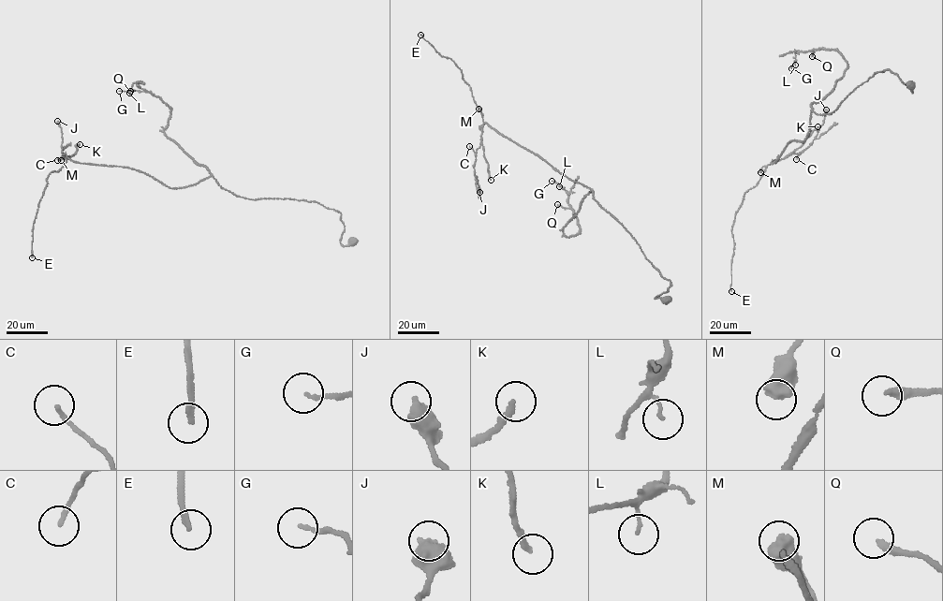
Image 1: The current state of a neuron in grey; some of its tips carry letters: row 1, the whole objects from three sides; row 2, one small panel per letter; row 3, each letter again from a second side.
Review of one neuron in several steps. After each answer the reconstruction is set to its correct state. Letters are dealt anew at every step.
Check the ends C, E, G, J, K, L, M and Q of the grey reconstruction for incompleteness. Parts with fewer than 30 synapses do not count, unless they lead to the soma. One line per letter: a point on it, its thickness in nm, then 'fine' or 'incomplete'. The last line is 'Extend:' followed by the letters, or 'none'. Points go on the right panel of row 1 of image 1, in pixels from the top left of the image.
C: place (796, 159); calibre 150 nm; fine
E: place (731, 291); calibre 170 nm; incomplete
G: place (791, 68); calibre 130 nm; fine
J: place (826, 109); calibre 550 nm; fine
K: place (817, 126); calibre 220 nm; incomplete
L: place (795, 65); calibre 100 nm; fine
M: place (760, 172); calibre 600 nm; fine
Q: place (812, 56); calibre 300 nm; fine
Extend: E, K

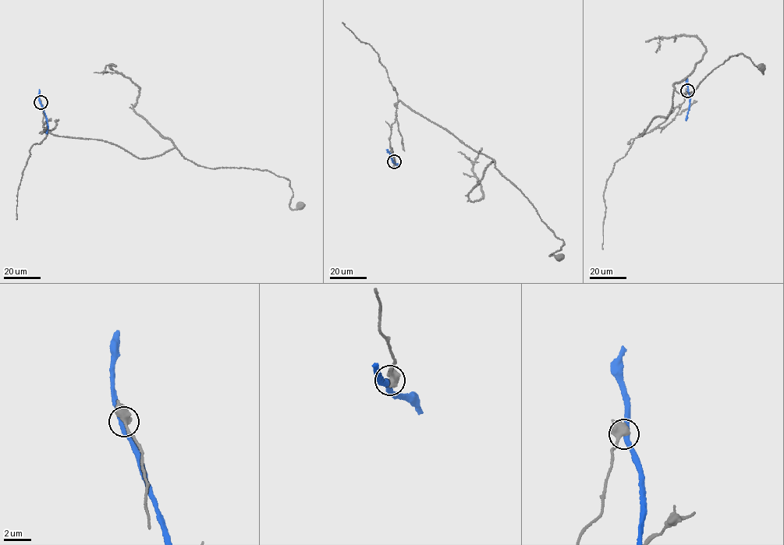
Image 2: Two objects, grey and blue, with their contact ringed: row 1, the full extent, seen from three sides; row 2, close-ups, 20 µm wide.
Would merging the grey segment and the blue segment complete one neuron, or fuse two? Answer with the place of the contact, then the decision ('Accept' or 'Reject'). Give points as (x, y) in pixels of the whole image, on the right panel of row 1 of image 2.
Place: (687, 90). Reject

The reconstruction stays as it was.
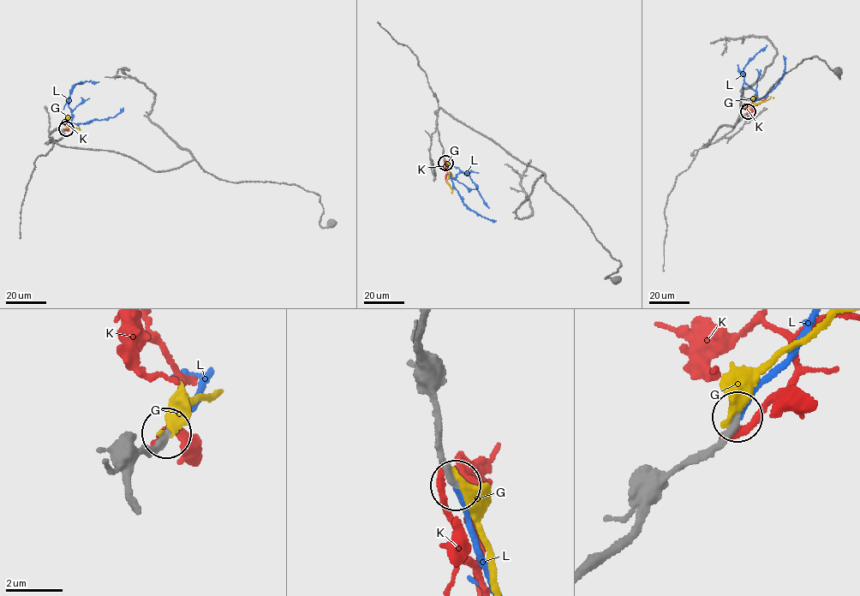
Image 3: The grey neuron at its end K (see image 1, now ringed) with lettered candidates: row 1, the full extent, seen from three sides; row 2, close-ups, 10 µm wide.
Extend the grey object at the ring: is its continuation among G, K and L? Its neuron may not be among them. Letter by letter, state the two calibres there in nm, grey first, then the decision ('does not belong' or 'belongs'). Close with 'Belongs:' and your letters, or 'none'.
G: 240/400 nm | does not belong
K: 300/240 nm | does not belong
L: 240/190 nm | belongs
Belongs: L

